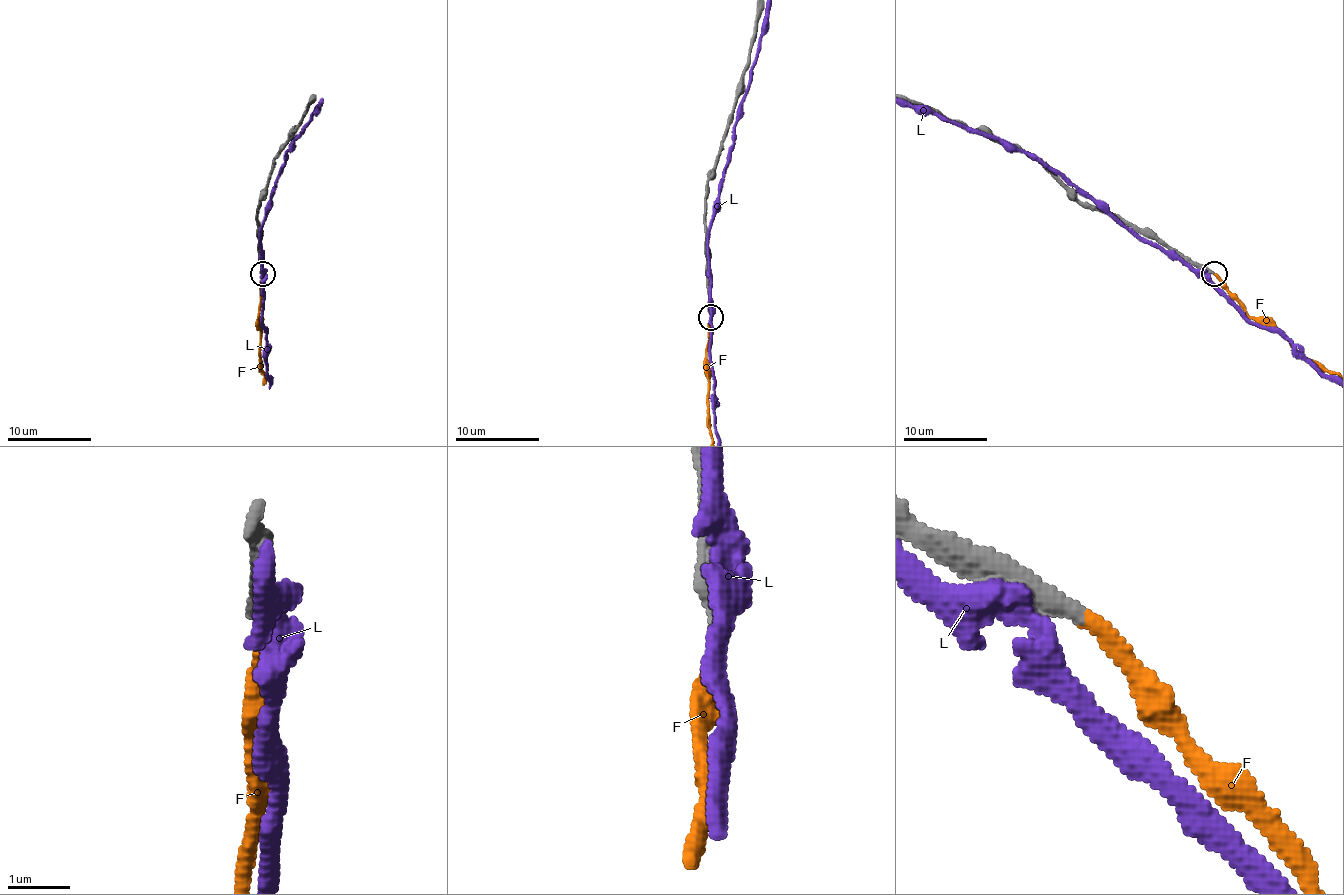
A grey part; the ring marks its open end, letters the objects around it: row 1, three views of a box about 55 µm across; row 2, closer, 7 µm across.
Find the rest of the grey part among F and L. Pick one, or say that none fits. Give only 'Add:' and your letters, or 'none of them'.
Add: F

